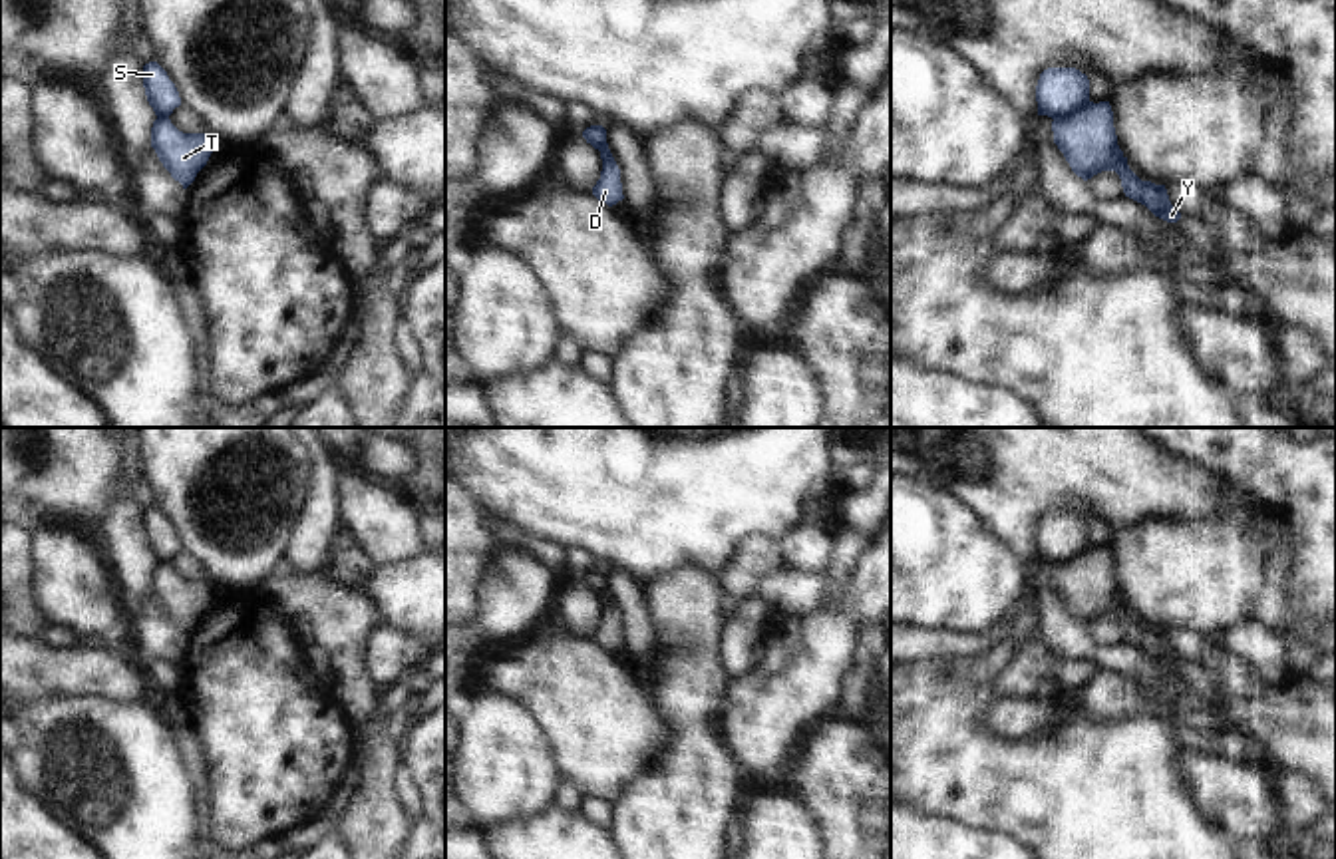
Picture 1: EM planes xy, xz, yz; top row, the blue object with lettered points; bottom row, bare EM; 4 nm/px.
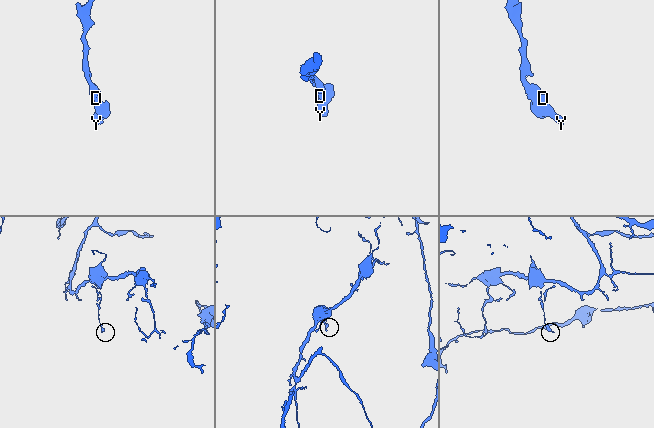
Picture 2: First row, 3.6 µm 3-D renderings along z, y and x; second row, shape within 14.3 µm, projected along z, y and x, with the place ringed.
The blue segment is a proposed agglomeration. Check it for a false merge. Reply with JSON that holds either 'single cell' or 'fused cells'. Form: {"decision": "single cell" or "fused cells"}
{"decision": "fused cells"}

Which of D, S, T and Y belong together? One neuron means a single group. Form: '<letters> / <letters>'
D T Y / S

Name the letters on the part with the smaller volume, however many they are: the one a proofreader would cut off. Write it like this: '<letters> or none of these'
D, T, Y.

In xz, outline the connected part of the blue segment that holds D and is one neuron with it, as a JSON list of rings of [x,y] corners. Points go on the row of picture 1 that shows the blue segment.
[[[608,147],[600,149],[600,159],[602,159],[602,171],[600,171],[600,179],[592,187],[592,195],[598,201],[612,207],[612,205],[616,205],[618,201],[624,199],[622,183],[620,183],[620,169],[618,169],[618,165],[616,165]]]

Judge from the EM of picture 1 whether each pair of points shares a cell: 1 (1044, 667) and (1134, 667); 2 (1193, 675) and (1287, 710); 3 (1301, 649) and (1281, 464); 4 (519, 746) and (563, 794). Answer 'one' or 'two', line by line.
1: two
2: one
3: one
4: two

